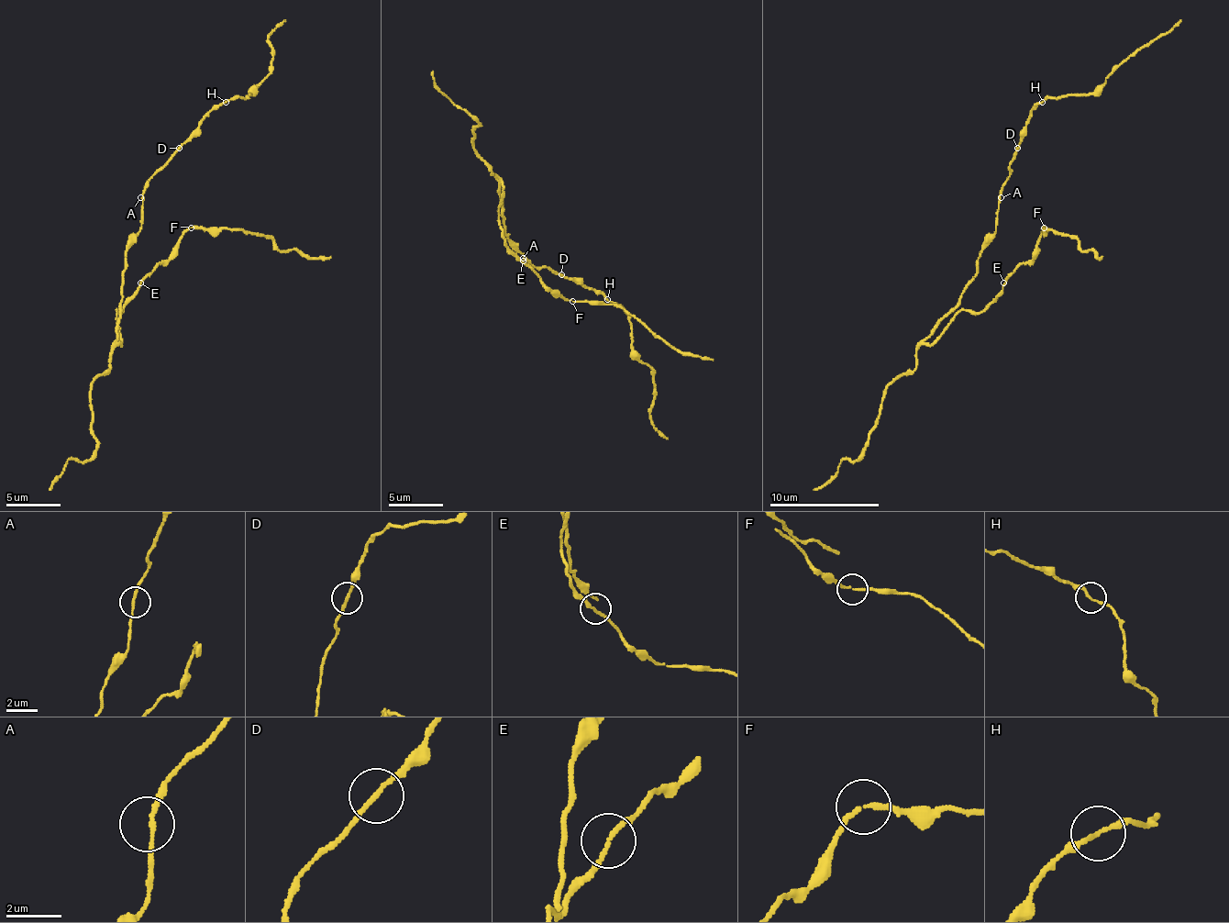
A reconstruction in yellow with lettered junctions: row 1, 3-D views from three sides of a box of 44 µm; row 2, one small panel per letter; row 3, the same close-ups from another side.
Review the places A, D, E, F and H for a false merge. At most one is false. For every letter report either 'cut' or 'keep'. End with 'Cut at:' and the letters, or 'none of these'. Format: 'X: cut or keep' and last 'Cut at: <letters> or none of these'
A: keep
D: keep
E: keep
F: keep
H: keep
Cut at: none of these

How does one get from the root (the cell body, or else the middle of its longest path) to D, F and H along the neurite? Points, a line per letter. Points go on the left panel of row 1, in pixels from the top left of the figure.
D: (127, 247), (140, 230), (143, 189), (149, 178), (179, 148)
F: (127, 247), (121, 302), (116, 307), (118, 313), (140, 288), (140, 283), (171, 255), (176, 241), (190, 227)
H: (127, 247), (140, 230), (143, 189), (149, 178), (198, 124), (226, 102)

